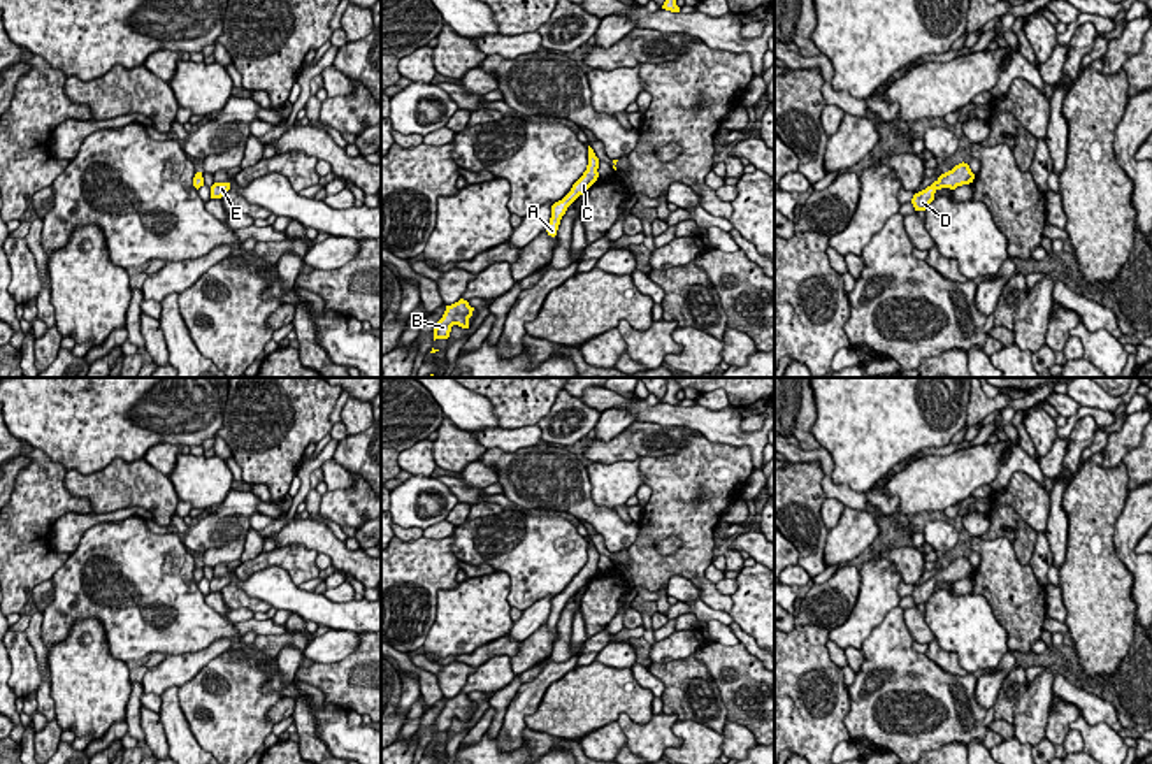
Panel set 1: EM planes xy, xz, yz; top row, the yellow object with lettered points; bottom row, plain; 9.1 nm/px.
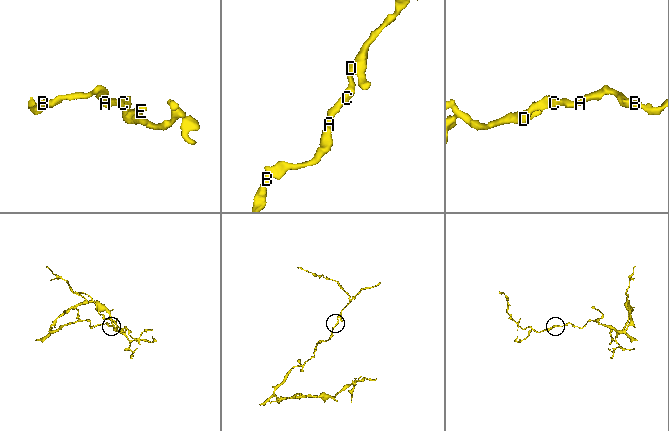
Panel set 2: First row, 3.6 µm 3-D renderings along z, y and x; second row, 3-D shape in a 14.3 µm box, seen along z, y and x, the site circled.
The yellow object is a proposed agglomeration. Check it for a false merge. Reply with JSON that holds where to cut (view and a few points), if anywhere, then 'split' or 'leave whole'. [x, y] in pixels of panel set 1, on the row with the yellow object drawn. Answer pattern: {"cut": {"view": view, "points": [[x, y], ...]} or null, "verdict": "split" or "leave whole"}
{"cut": null, "verdict": "leave whole"}

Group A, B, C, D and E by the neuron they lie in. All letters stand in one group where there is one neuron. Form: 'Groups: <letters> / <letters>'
Groups: A B C D E

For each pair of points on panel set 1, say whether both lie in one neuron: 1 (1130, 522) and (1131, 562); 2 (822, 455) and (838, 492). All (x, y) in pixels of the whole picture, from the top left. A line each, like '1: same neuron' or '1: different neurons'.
1: same neuron
2: same neuron

